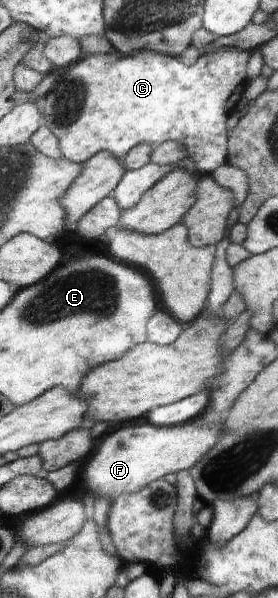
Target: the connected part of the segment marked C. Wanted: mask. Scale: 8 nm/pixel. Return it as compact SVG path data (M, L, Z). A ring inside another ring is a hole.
M219 48L211 53L202 51L196 63L186 65L180 58L149 50L127 55L116 50L85 55L71 64L65 74L59 76L54 88L40 100L42 121L58 137L62 157L70 162L84 163L100 151L123 158L137 144L157 146L172 141L185 148L186 158L194 164L199 176L212 176L218 167L226 164L226 120L248 86L246 62L250 56L250 51Z

